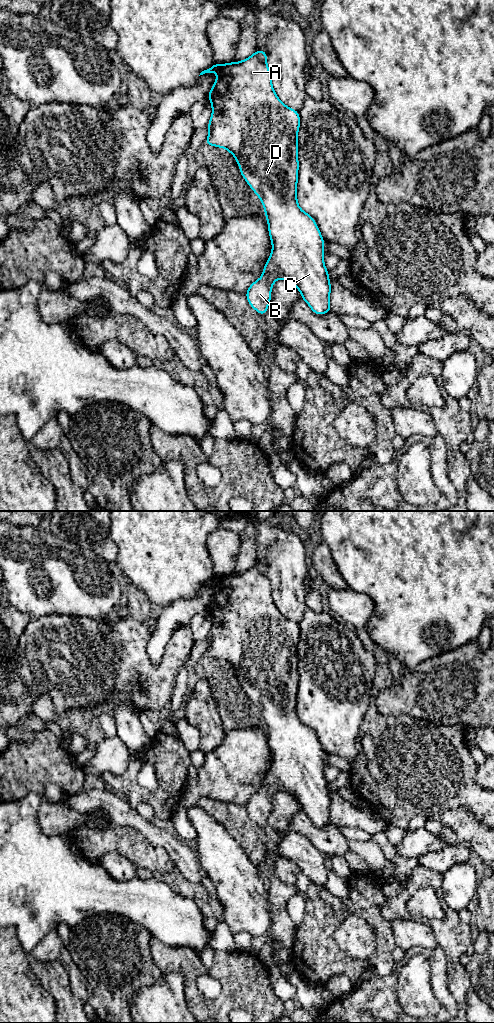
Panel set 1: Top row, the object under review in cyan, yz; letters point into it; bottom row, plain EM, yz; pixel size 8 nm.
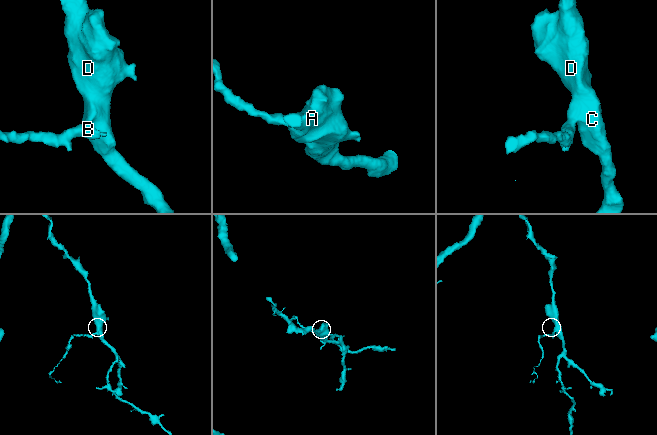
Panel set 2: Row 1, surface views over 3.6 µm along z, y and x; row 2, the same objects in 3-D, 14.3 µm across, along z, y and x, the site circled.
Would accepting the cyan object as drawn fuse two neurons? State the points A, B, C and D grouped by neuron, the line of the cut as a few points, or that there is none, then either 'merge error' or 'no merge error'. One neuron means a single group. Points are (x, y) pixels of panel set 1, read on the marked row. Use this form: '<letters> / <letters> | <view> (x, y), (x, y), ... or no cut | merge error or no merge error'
A B C D | no cut | no merge error

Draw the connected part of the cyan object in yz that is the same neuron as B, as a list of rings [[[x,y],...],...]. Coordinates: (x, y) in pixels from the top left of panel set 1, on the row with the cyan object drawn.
[[[263,49],[255,51],[250,57],[240,62],[214,63],[209,69],[202,71],[200,75],[212,72],[217,73],[217,79],[207,95],[212,106],[212,116],[208,122],[209,135],[205,144],[224,148],[236,158],[242,177],[262,202],[272,243],[272,252],[264,266],[262,277],[254,281],[245,294],[248,303],[259,314],[265,315],[271,301],[273,284],[277,279],[284,279],[300,291],[301,298],[315,314],[328,313],[331,311],[331,283],[329,272],[324,264],[323,247],[325,240],[314,218],[299,207],[297,200],[298,130],[301,125],[299,112],[287,107],[277,97],[267,65],[267,54]]]

